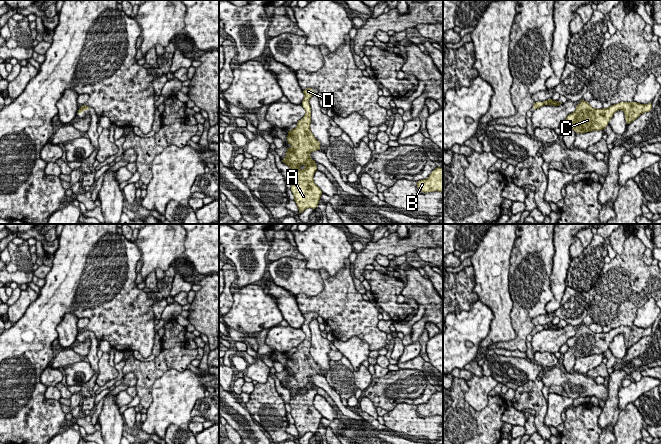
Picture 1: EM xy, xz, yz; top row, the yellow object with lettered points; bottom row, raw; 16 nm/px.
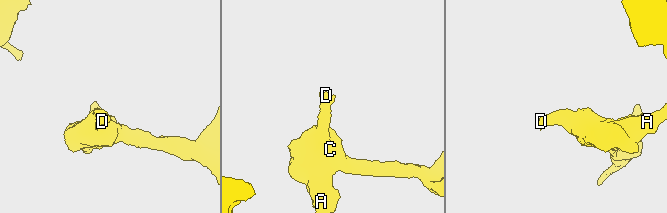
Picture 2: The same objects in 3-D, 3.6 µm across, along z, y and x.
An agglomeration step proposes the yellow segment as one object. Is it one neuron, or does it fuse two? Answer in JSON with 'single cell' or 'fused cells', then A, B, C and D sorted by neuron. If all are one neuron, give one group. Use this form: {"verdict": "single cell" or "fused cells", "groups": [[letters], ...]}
{"verdict": "single cell", "groups": [["A", "B", "C", "D"]]}

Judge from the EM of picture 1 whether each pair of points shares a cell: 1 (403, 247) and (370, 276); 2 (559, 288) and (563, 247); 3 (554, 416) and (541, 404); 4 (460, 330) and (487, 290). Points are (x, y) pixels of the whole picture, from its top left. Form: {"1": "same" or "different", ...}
{"1": "different", "2": "same", "3": "different", "4": "different"}

